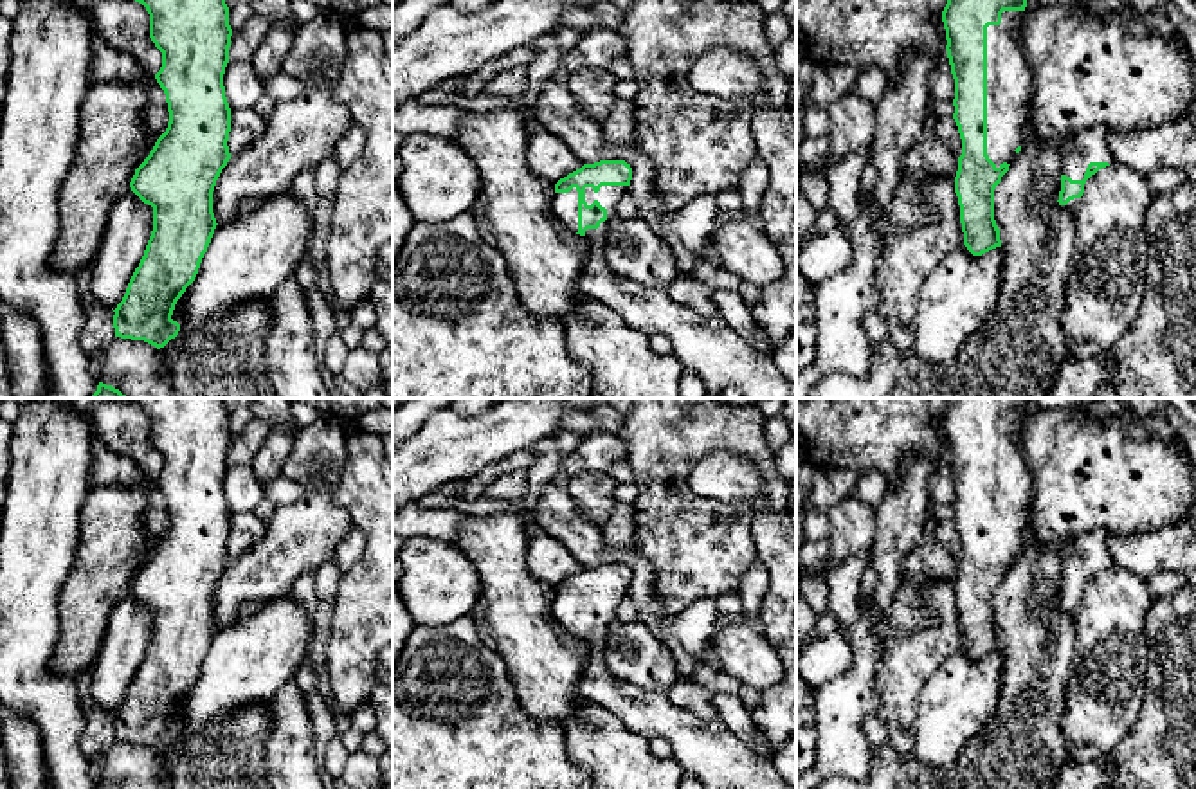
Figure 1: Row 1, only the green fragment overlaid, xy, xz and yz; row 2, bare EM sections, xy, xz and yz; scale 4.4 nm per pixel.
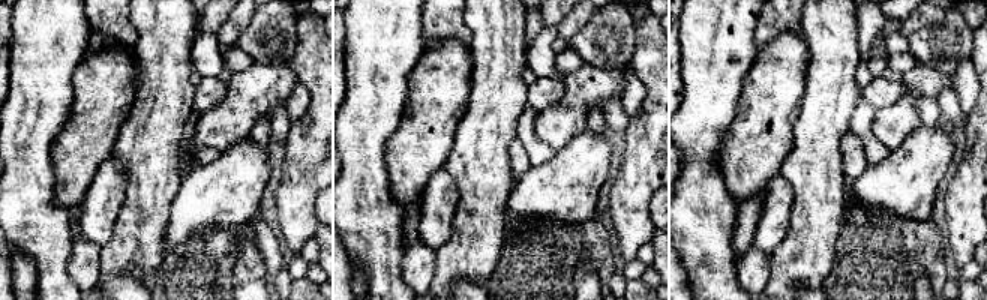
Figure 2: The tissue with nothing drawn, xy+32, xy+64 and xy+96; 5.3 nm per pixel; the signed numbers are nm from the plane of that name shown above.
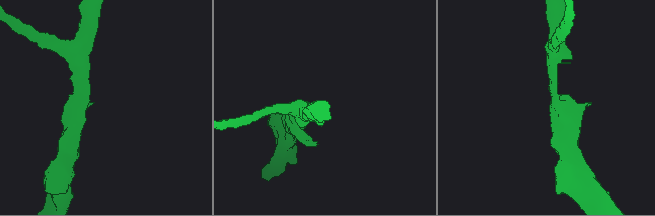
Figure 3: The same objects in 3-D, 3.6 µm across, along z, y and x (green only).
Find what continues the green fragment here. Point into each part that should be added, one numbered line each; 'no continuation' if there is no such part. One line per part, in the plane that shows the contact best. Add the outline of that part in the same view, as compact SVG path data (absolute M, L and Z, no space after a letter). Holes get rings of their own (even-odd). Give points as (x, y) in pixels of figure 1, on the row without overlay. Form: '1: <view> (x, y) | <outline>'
1: yz (1009, 480) | M1003 414L1000 429L987 431L987 558L1000 571L1012 567L1018 549L1030 542L1034 479L1025 459L1021 436L1027 414Z

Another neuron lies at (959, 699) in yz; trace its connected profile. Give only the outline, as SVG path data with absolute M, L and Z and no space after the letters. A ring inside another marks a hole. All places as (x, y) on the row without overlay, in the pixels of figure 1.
M965 648L947 658L919 699L915 760L947 767L994 713L1001 692L1003 654L973 659Z

